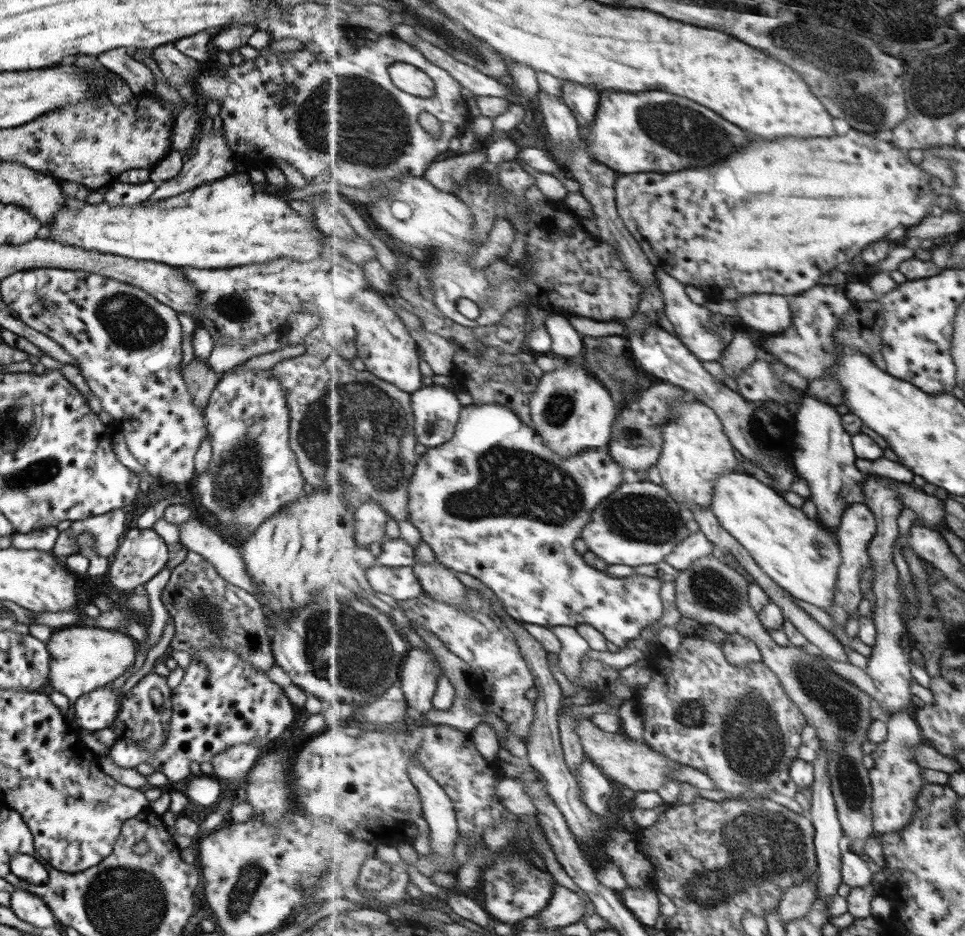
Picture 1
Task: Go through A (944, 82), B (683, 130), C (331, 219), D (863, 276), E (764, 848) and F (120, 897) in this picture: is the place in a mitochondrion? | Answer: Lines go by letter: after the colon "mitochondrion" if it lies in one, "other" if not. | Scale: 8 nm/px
A: mitochondrion
B: mitochondrion
C: other
D: other
E: mitochondrion
F: mitochondrion

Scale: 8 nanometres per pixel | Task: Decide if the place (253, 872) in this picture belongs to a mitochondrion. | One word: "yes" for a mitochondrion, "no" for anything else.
yes

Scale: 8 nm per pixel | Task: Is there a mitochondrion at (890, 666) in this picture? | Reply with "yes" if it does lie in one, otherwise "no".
no

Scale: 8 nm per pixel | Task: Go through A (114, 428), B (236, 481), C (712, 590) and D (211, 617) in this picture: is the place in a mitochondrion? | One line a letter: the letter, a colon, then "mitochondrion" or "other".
A: other
B: mitochondrion
C: mitochondrion
D: mitochondrion

